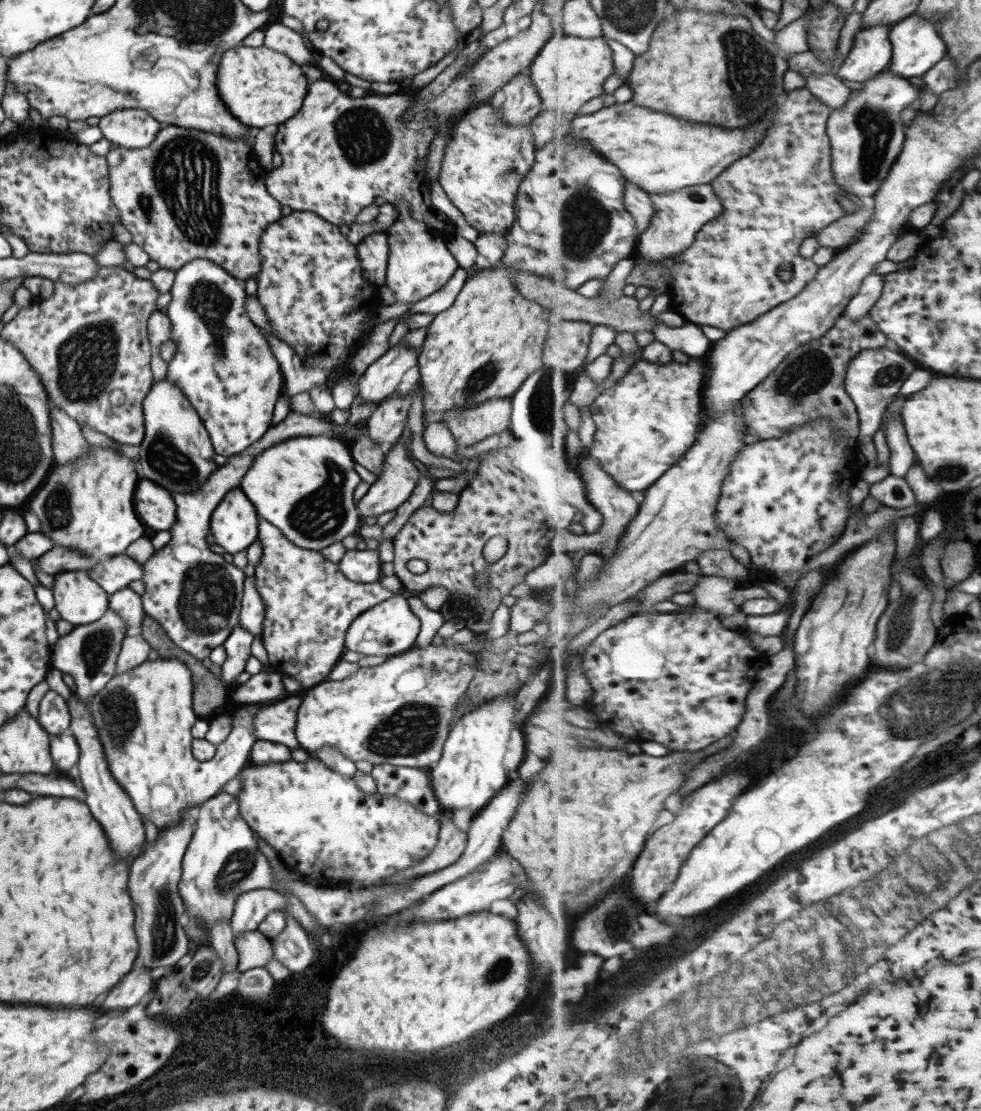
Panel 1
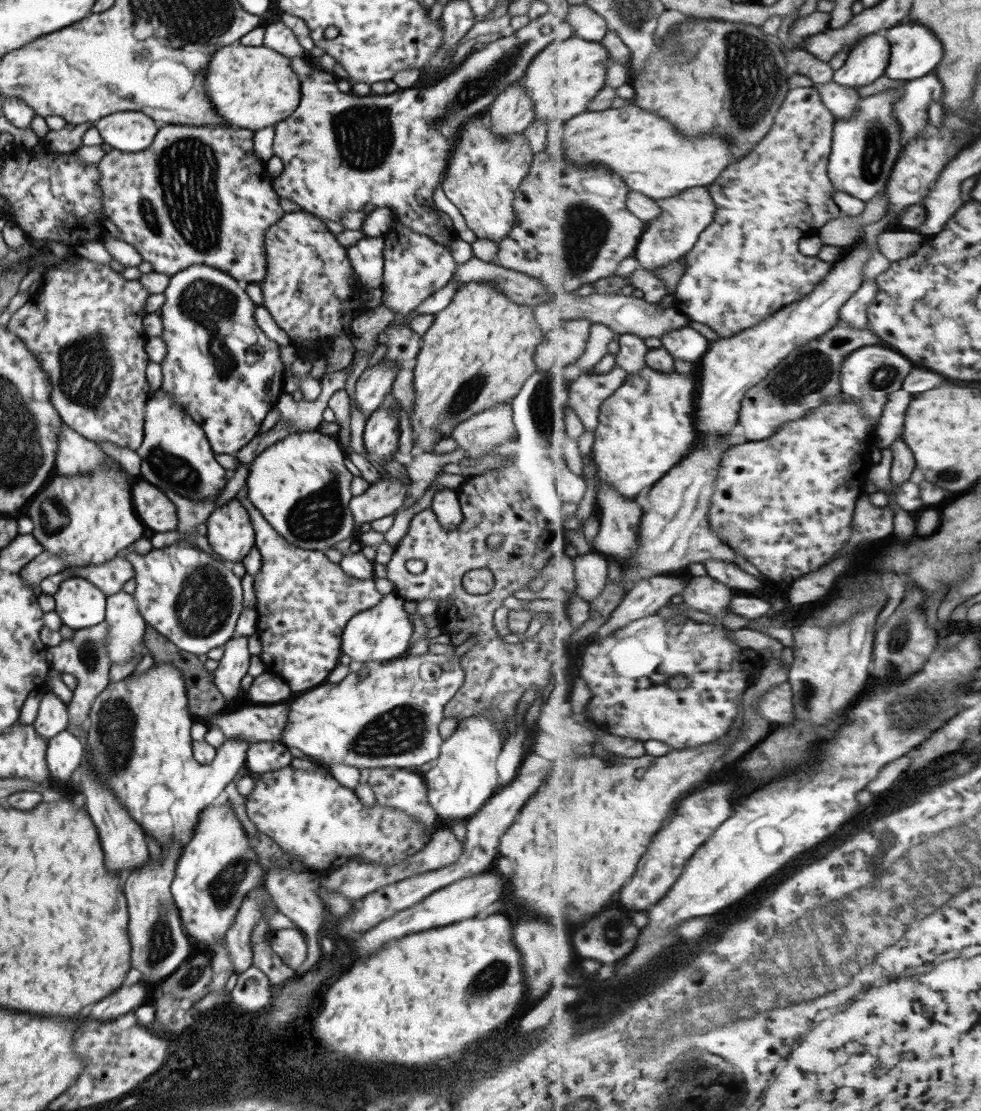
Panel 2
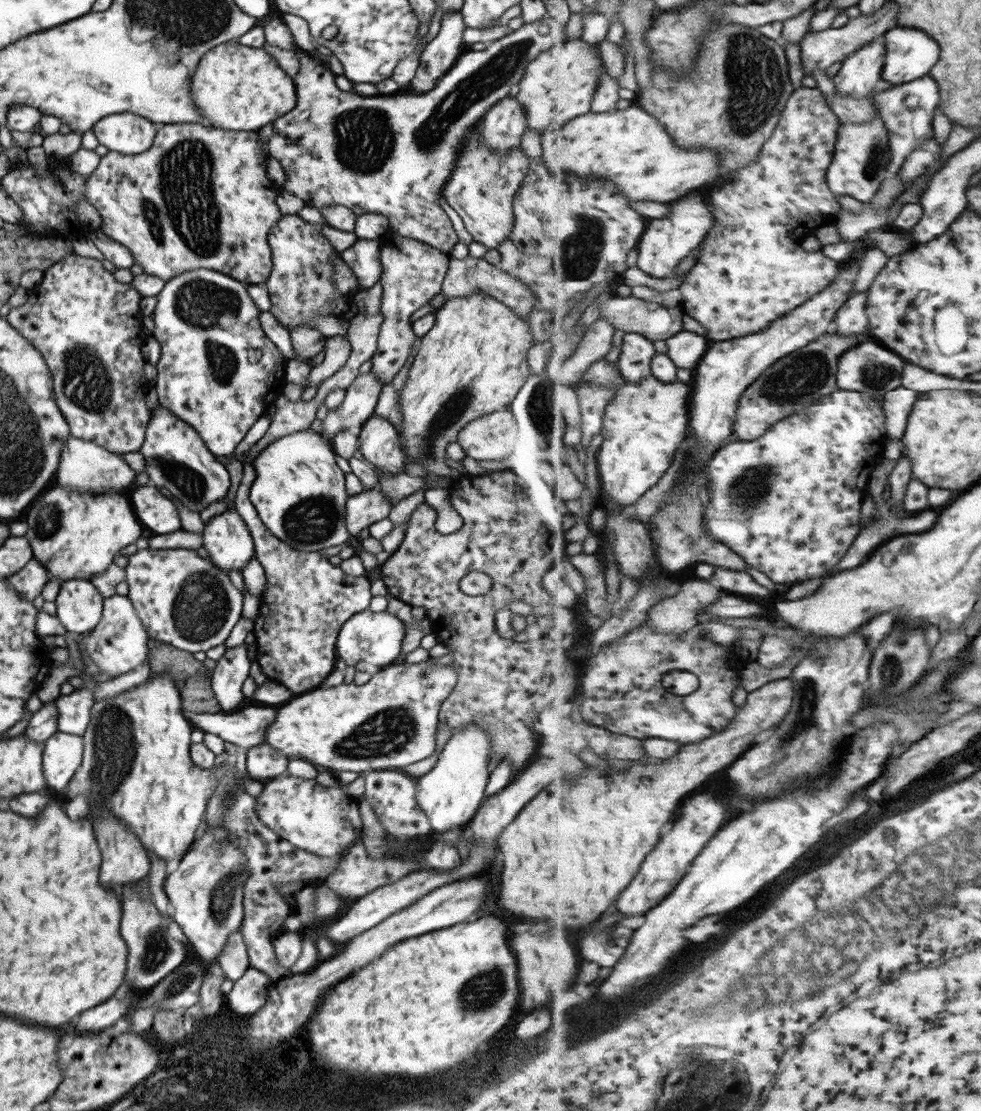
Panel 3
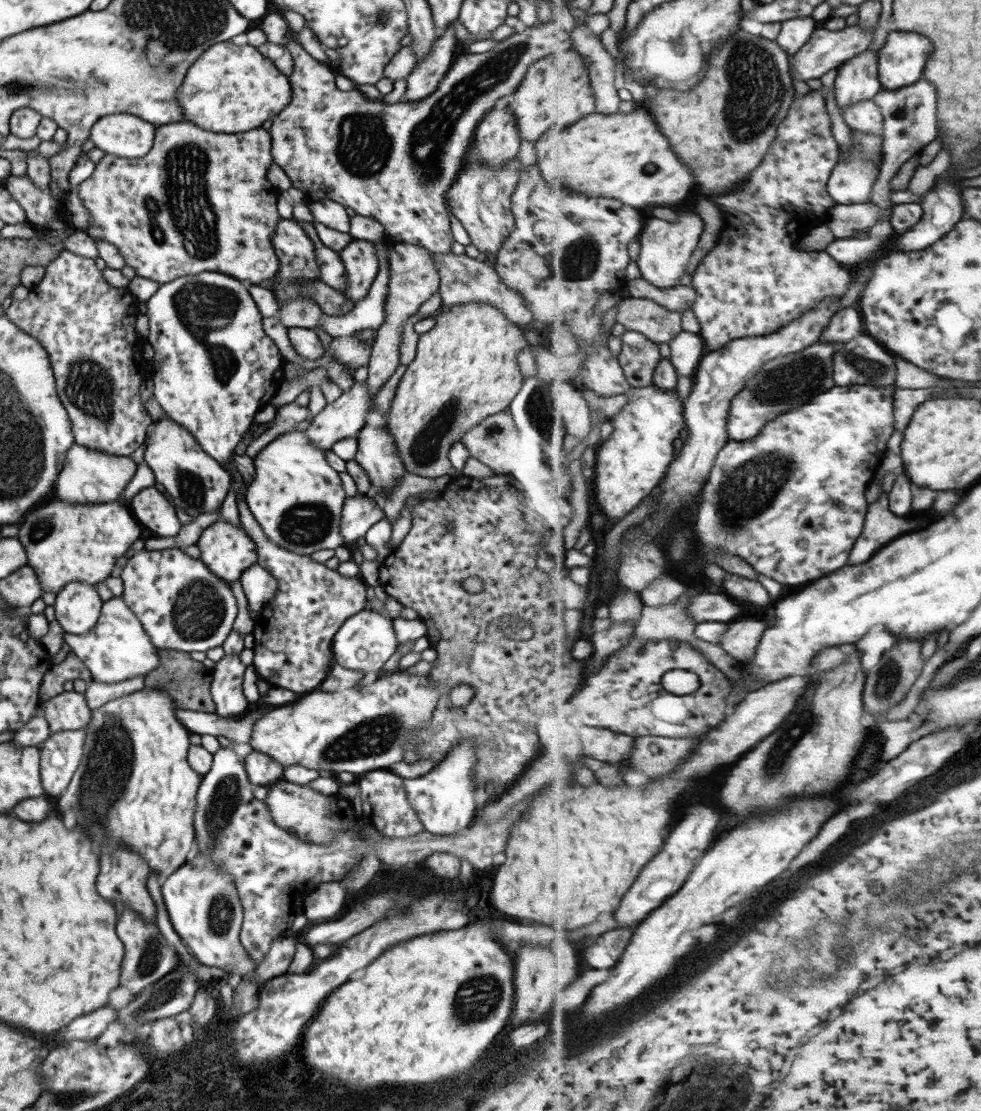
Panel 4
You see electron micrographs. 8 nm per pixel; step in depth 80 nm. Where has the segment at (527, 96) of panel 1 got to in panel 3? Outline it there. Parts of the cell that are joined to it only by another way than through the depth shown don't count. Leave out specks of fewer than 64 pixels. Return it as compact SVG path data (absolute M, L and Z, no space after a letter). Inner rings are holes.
M513 94L500 98L494 102L486 111L478 125L479 134L485 141L485 144L492 151L506 151L513 147L520 146L521 135L525 132L526 112L522 109L520 102Z

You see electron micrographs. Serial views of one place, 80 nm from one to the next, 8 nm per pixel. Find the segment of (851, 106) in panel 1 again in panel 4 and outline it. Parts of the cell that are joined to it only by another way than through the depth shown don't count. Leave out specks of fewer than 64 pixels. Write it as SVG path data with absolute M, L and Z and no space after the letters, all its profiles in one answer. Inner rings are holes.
M853 130L854 140L858 145L851 153L841 153L840 161L828 180L829 194L838 204L861 204L872 200L875 183L880 177L884 160L884 135L867 134Z

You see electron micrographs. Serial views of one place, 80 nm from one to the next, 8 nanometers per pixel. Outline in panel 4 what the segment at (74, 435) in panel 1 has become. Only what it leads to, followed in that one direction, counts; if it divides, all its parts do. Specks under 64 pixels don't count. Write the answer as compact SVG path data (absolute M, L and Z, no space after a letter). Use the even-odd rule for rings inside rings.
M75 442L70 447L65 452L63 468L58 470L53 494L71 504L95 504L117 500L137 468L130 456L103 454Z

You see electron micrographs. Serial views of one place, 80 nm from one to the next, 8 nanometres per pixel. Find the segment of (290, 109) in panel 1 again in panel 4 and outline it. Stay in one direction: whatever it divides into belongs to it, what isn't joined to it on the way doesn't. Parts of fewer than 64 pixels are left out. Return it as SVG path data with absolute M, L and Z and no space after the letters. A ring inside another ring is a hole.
M217 42L209 46L187 70L179 88L183 121L209 132L235 134L257 130L287 106L292 97L288 76L261 56L256 47Z

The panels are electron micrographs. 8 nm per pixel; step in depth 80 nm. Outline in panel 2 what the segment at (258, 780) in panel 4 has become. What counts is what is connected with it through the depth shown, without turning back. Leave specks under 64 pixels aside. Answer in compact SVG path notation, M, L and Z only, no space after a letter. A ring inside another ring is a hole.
M279 741L256 742L248 745L244 766L247 774L258 775L283 768L291 759L289 750Z

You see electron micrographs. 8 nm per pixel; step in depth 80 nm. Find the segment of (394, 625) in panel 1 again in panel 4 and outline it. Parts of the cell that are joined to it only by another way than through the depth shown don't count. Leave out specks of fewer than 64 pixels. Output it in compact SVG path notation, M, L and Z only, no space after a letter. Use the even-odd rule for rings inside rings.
M361 610L352 614L333 635L331 652L333 664L337 663L349 670L380 671L389 657L397 650L398 642L392 627L392 618L380 615L372 610Z

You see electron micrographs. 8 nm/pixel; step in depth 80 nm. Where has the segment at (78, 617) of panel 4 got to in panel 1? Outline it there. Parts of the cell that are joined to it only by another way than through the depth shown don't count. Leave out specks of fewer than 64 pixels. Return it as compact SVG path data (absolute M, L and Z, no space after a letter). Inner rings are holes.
M80 570L54 575L52 596L60 619L73 627L96 621L108 607L105 591Z

